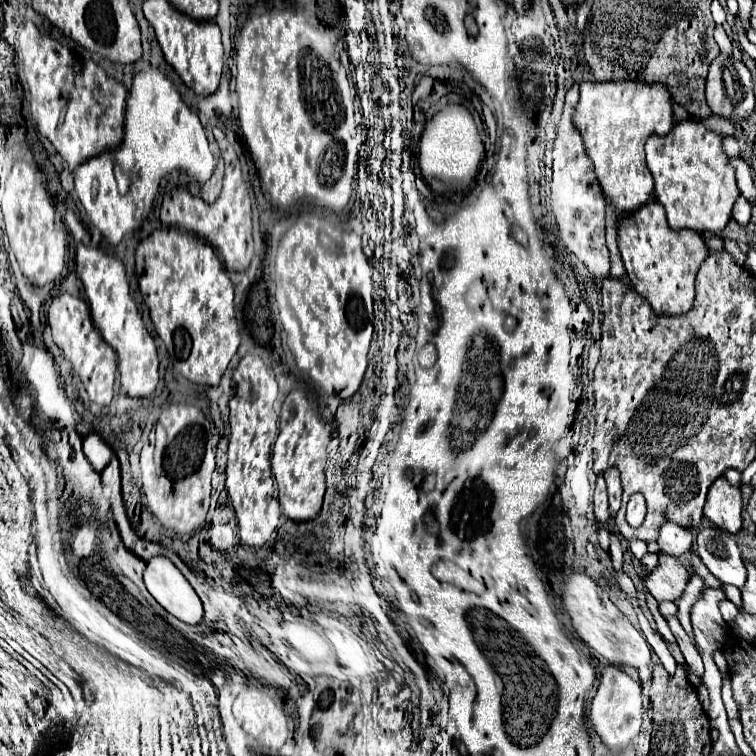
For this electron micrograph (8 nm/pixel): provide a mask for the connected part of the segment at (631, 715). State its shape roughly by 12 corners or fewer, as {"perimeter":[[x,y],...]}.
{"perimeter":[[605,665],[589,719],[619,753],[637,737],[641,683]]}

